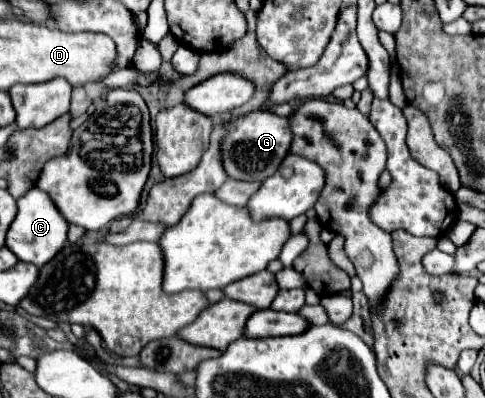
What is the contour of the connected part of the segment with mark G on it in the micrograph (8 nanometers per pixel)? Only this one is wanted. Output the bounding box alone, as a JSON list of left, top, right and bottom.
[223,110,293,182]

